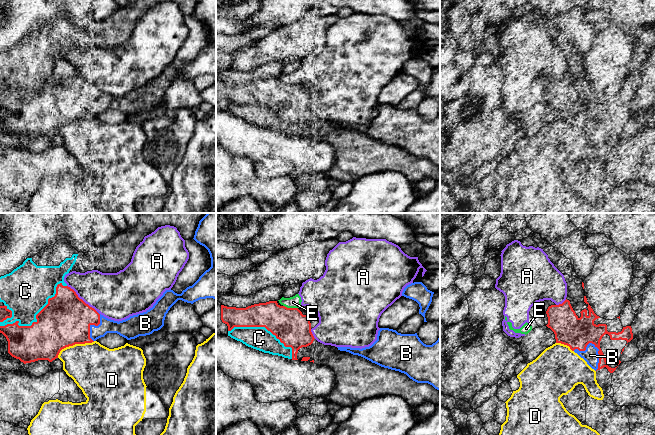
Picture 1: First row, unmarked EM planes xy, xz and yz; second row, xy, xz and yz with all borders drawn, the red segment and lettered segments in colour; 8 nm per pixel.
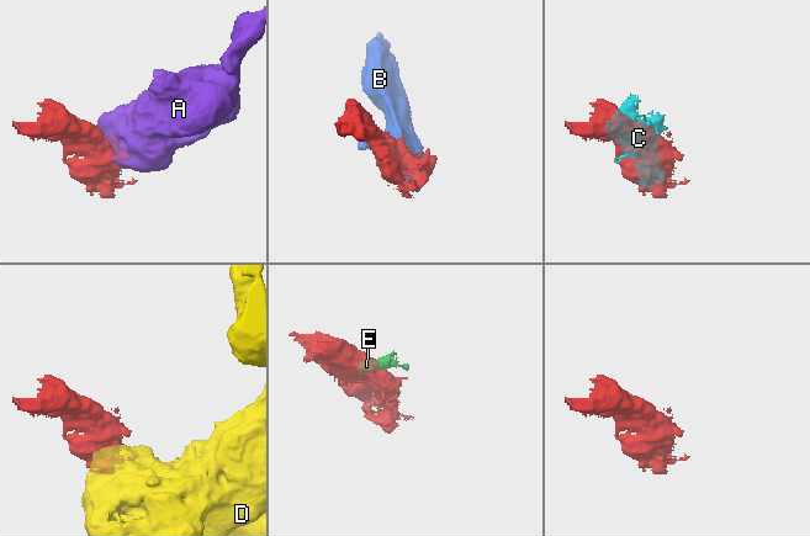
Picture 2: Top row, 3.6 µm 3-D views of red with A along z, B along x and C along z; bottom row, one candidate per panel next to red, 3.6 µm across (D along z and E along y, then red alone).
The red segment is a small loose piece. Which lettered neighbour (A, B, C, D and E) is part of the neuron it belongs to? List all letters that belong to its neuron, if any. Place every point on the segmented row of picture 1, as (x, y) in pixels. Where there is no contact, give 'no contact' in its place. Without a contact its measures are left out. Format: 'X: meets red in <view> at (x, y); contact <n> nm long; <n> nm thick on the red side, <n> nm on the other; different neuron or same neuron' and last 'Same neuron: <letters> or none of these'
A: meets red in xy at (81, 299); contact 320 nm long; 400 nm thick on the red side, 360 nm on the other; different neuron
B: meets red in yz at (594, 344); contact 260 nm long; 240 nm thick on the red side, 120 nm on the other; same neuron
C: meets red in xy at (36, 316); contact 650 nm long; 400 nm thick on the red side, 380 nm on the other; different neuron
D: meets red in xy at (74, 344); contact 340 nm long; 400 nm thick on the red side, 380 nm on the other; different neuron
E: meets red in xz at (290, 308); contact 120 nm long; 280 nm thick on the red side, 100 nm on the other; different neuron
Same neuron: B

